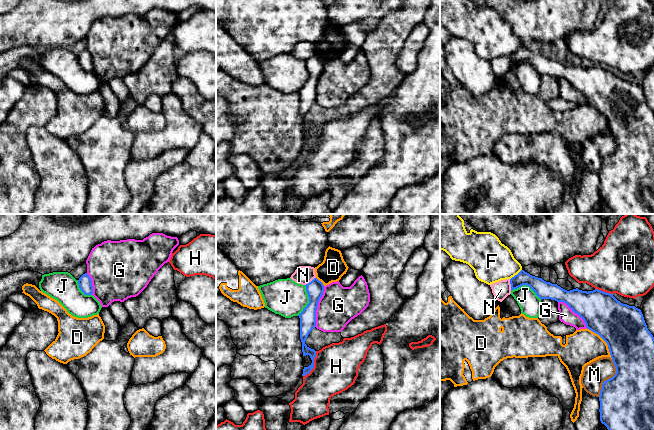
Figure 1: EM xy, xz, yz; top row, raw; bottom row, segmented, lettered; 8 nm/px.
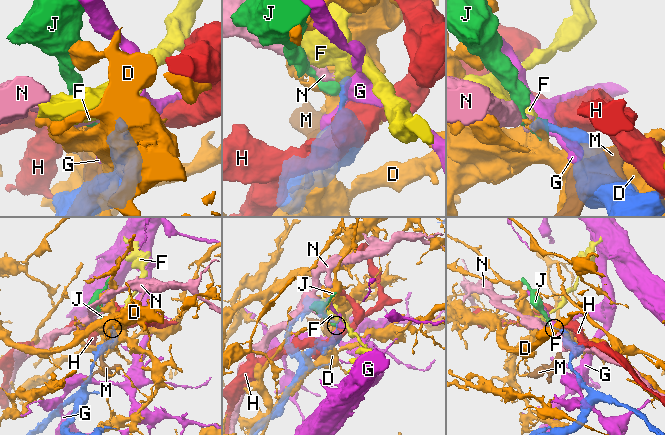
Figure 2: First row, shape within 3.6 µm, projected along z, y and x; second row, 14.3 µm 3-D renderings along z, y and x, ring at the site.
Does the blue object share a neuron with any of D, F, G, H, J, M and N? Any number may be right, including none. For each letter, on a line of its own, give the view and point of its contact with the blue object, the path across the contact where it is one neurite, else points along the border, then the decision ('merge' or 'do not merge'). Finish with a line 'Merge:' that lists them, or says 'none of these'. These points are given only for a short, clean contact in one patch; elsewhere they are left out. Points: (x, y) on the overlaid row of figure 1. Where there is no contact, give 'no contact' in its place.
D: yz (604, 340) | do not merge
F: yz (515, 275) | along yz (521, 269), (510, 279) | do not merge
G: xz (317, 306) | do not merge
H: xz (313, 365) | do not merge
J: yz (526, 284) | along yz (511, 290), (527, 285), (541, 299) | do not merge
M: yz (610, 378) | do not merge
N: yz (511, 285) | along yz (509, 279), (511, 290) | do not merge
Merge: none of these

